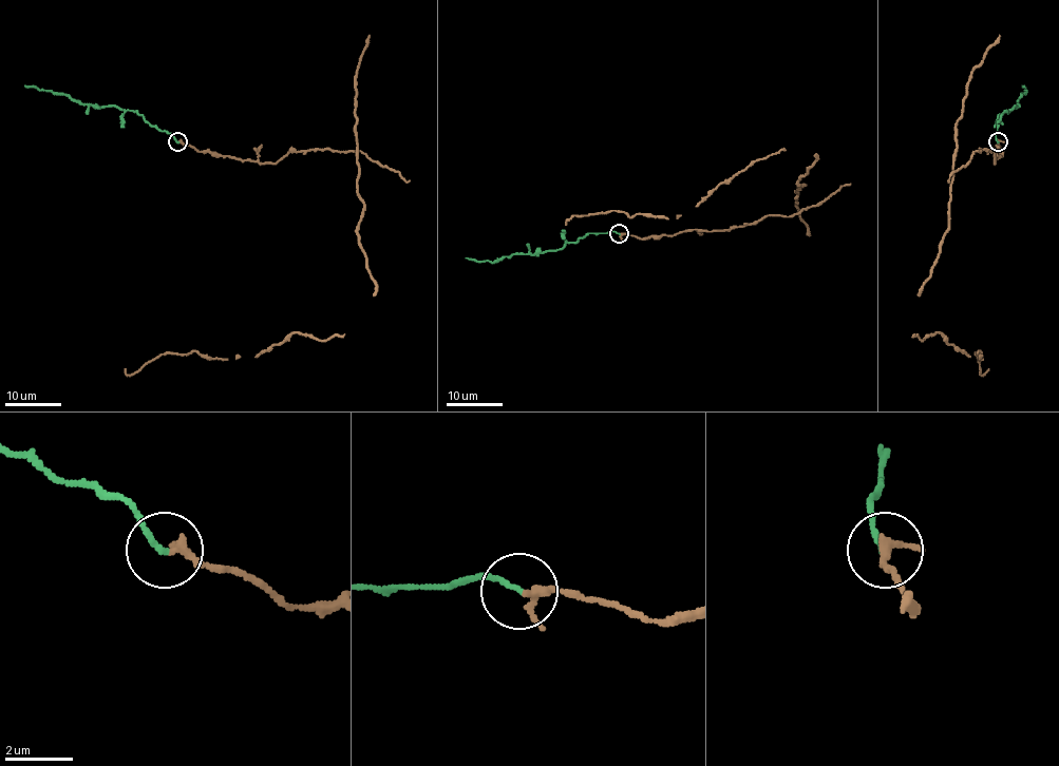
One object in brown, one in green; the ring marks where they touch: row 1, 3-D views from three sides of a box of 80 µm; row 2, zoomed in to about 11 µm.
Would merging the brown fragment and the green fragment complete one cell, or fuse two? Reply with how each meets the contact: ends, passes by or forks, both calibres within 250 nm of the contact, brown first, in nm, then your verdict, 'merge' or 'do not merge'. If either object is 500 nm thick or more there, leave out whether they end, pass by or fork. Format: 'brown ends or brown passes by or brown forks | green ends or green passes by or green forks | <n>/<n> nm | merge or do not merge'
brown passes by | green ends | 200/160 nm | merge

